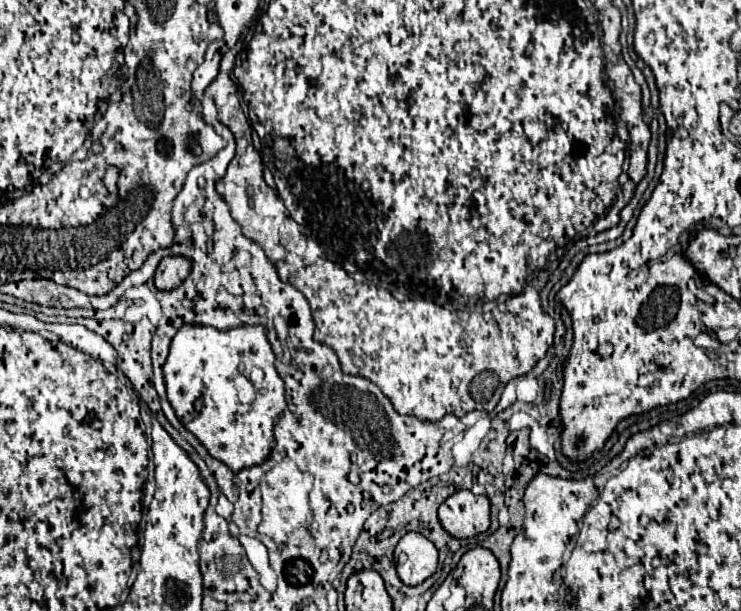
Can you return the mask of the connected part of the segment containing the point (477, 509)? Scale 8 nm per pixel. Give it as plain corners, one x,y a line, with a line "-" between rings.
458,490
442,502
438,518
454,538
472,538
490,526
490,500
470,490

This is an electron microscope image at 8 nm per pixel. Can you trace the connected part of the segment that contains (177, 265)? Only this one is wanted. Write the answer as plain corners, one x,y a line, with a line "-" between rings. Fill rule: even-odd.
166,256
158,268
156,268
156,276
154,276
154,284
160,290
172,290
176,288
188,274
190,274
190,258
186,256

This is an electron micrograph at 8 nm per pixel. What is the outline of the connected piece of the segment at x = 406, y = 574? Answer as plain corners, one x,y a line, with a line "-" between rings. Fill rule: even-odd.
408,532
394,550
394,564
406,586
418,586
438,568
438,550
420,532

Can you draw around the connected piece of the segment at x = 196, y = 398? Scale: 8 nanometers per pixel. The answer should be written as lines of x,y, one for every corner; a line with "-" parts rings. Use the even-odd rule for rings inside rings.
184,324
170,342
170,354
162,366
168,402
178,420
192,432
208,454
224,462
232,472
258,466
274,448
274,420
286,408
284,382
275,368
275,354
266,338
264,326
238,326
218,330
212,326
-
240,364
251,366
254,402
242,404
232,378
240,372

